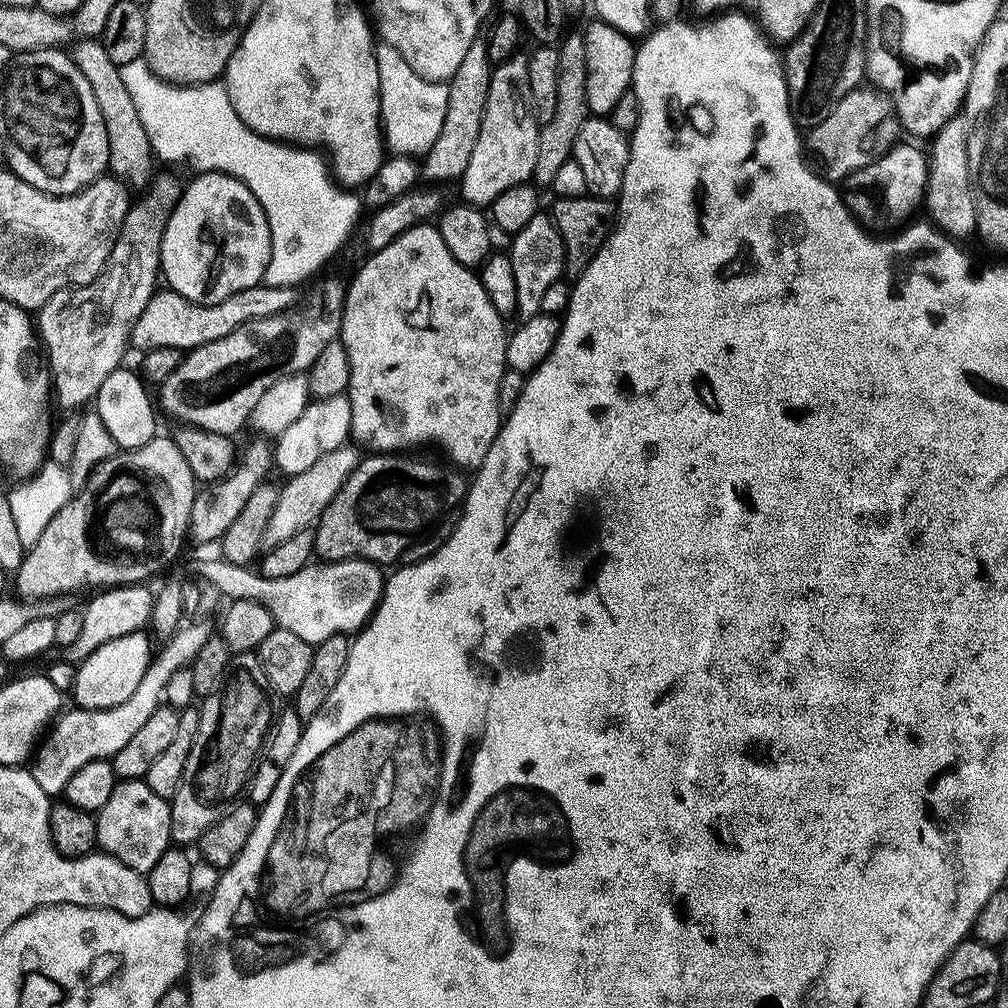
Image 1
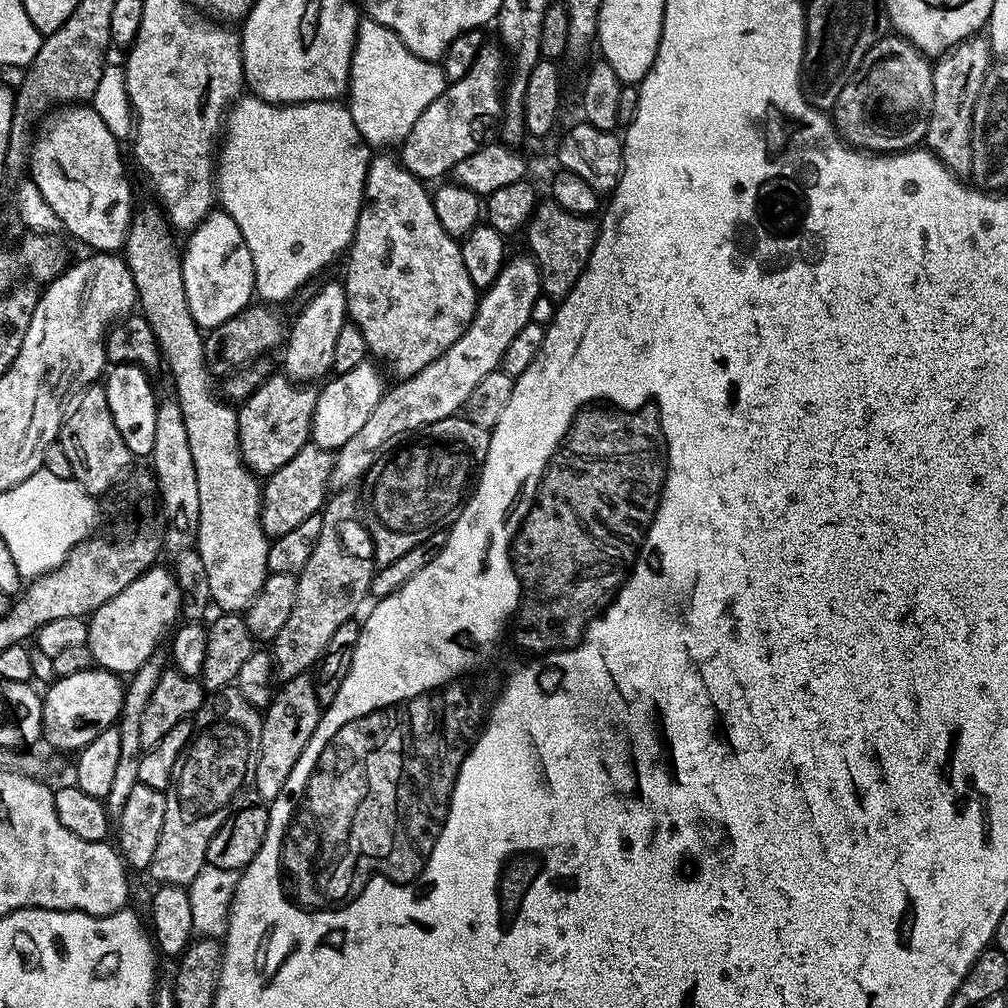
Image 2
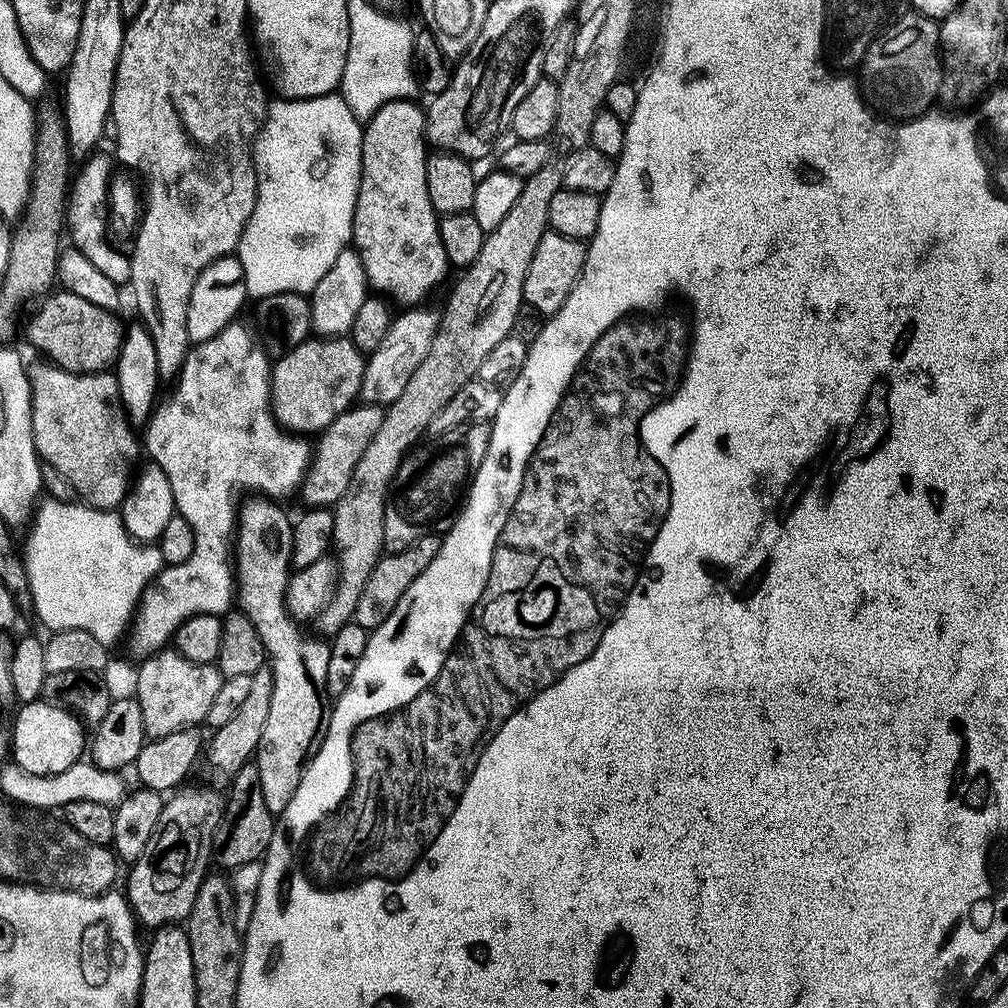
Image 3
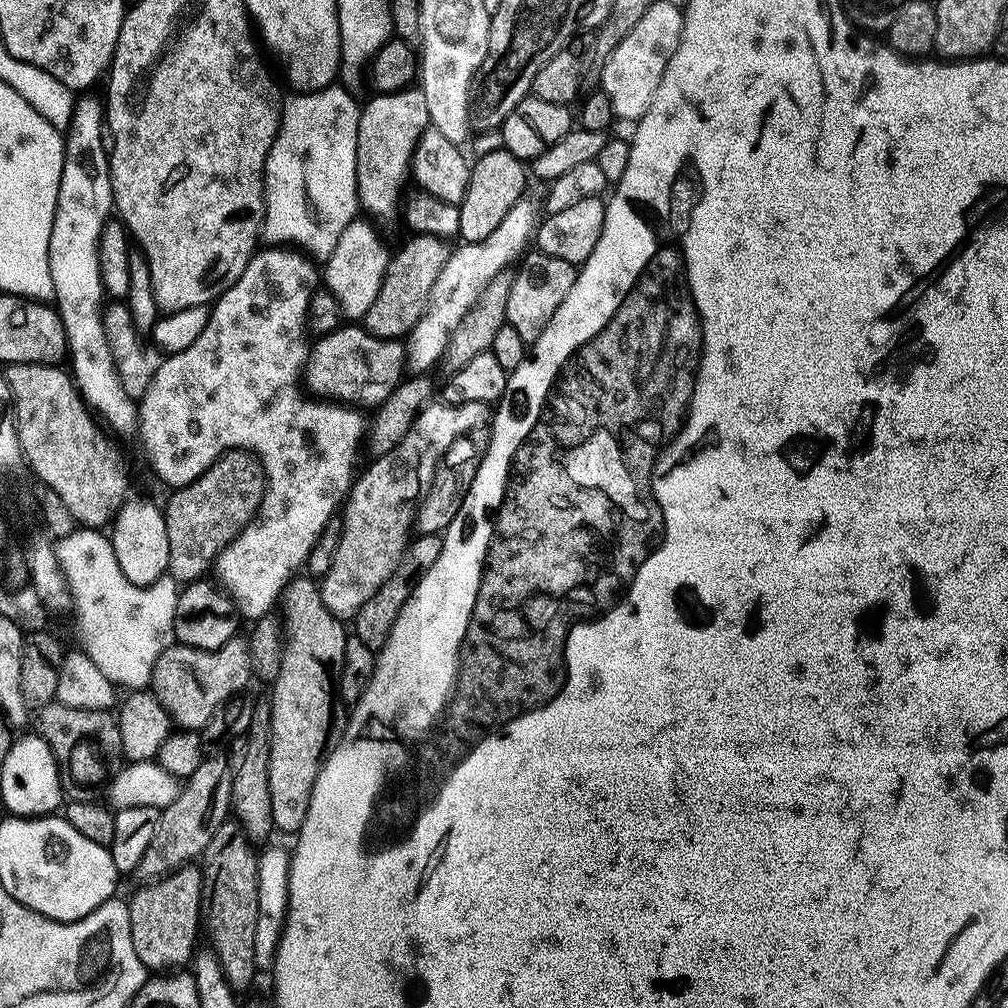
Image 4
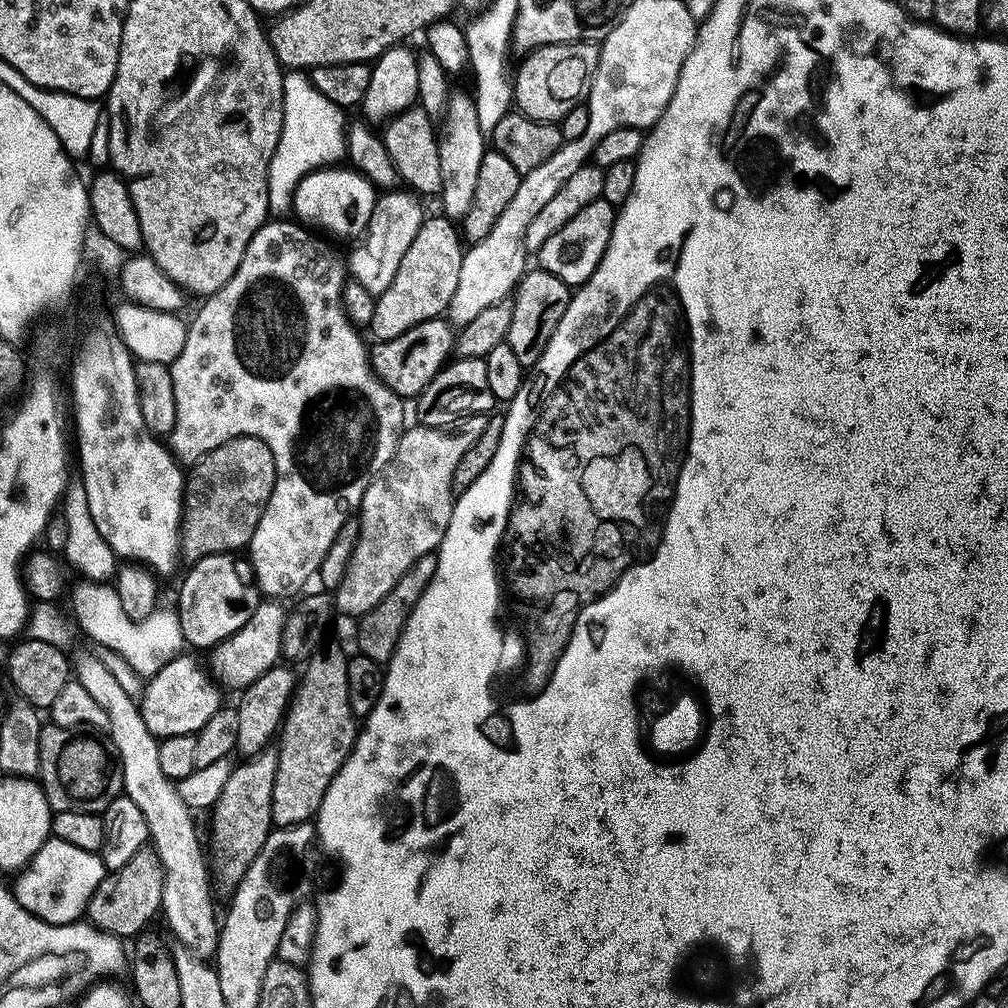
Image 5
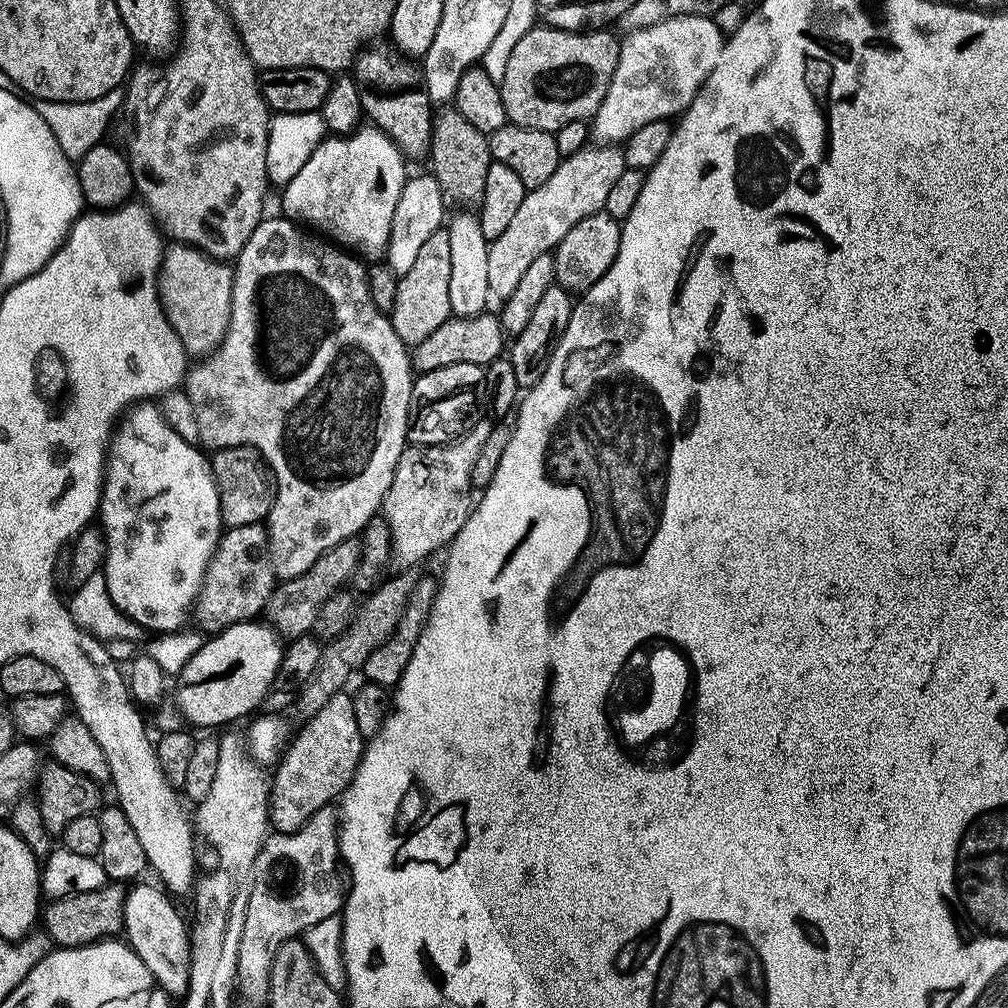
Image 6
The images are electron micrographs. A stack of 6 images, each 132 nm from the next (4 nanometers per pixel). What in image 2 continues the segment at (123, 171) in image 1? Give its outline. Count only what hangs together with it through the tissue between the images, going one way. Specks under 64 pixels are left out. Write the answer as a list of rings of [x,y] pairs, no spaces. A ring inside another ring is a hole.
[[[163,211],[137,215],[128,229],[126,261],[133,274],[139,311],[150,322],[160,344],[163,363],[172,371],[172,380],[176,383],[174,396],[185,416],[201,499],[201,526],[195,551],[206,565],[212,604],[220,607],[219,611],[224,614],[244,614],[270,575],[270,541],[262,526],[264,494],[261,481],[244,464],[240,453],[237,409],[212,393],[213,373],[204,350],[206,336],[190,314],[184,261],[172,246],[172,236],[173,229]]]

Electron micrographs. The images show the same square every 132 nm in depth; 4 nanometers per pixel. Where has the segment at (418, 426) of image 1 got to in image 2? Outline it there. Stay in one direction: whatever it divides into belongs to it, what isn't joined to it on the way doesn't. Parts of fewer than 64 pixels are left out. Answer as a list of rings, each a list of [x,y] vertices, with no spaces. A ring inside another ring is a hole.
[[[392,154],[373,155],[372,165],[368,167],[368,181],[364,191],[364,208],[360,212],[360,221],[356,227],[356,237],[352,239],[350,245],[350,255],[348,260],[348,277],[342,280],[348,299],[348,319],[351,323],[362,330],[363,337],[368,343],[368,351],[381,365],[389,364],[396,378],[408,380],[412,376],[417,376],[426,366],[430,366],[440,356],[444,356],[455,346],[466,334],[466,330],[471,326],[472,319],[476,316],[478,307],[478,290],[474,282],[470,282],[470,274],[466,274],[466,262],[462,262],[462,250],[460,244],[453,236],[446,234],[442,230],[442,222],[438,222],[438,213],[434,211],[433,193],[427,192],[425,181],[419,180],[414,174],[410,174],[400,163],[399,159]]]

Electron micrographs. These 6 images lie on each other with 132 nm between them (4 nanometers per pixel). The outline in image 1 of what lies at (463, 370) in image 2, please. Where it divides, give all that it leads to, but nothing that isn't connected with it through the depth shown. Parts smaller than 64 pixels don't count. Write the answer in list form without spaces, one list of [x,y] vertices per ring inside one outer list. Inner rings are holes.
[[[546,214],[536,216],[526,229],[518,233],[511,241],[512,265],[514,279],[518,285],[518,306],[516,316],[521,321],[529,320],[542,313],[542,302],[549,293],[550,286],[563,281],[568,267],[568,255],[562,242],[562,234],[558,234],[556,225]],[[352,446],[334,450],[330,454],[326,454],[326,458],[318,458],[318,462],[314,462],[314,466],[310,466],[310,470],[306,470],[306,474],[298,474],[287,481],[288,485],[279,491],[280,497],[278,498],[278,506],[274,510],[274,518],[270,518],[270,526],[264,535],[265,549],[278,548],[283,543],[290,542],[296,535],[309,531],[313,526],[320,523],[322,514],[330,506],[330,502],[334,502],[334,498],[338,498],[342,486],[346,486],[346,482],[354,474],[354,470],[361,462],[361,453],[358,454],[355,450],[357,451]]]

